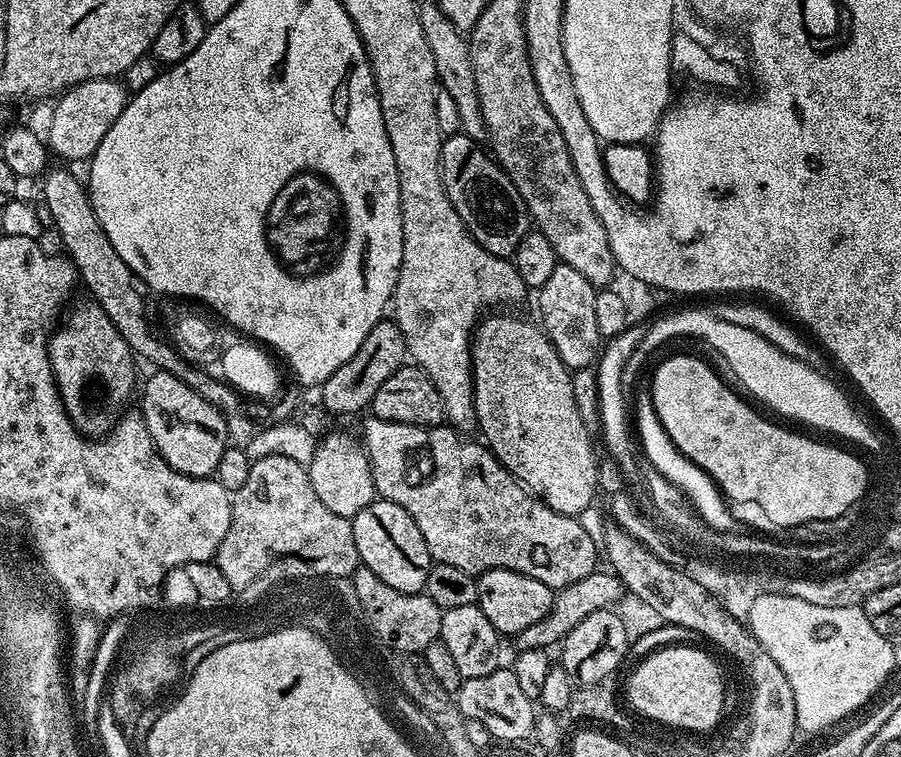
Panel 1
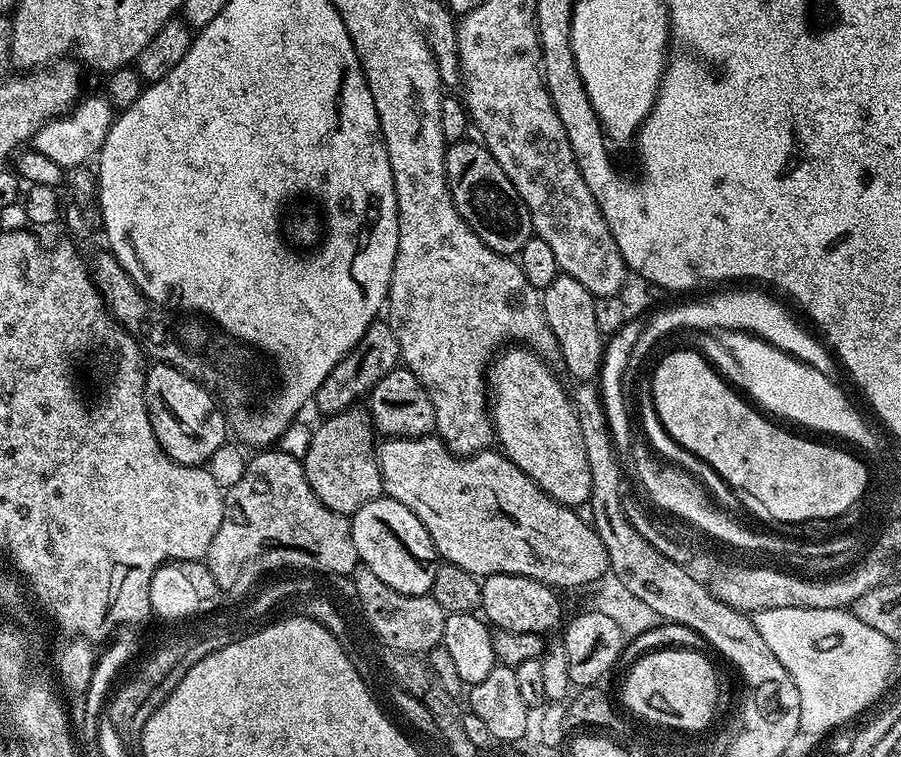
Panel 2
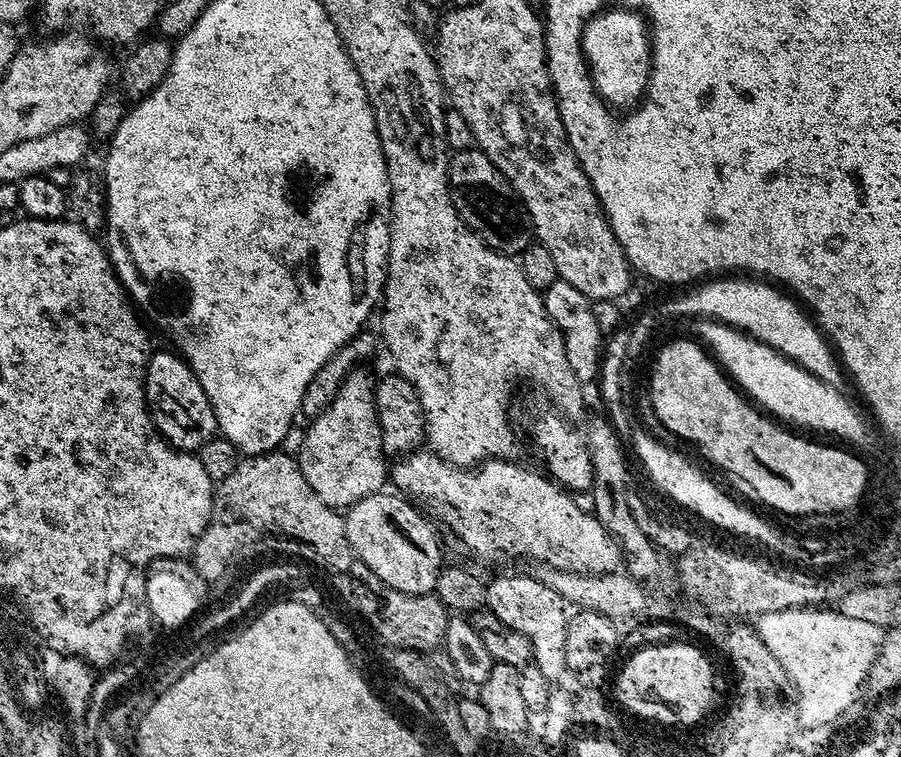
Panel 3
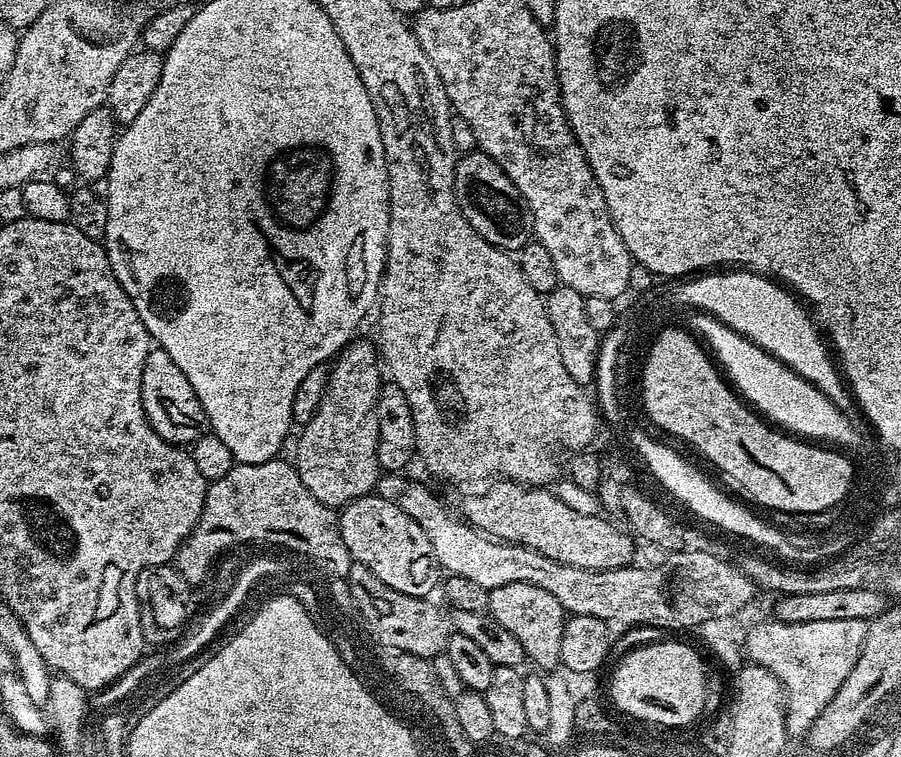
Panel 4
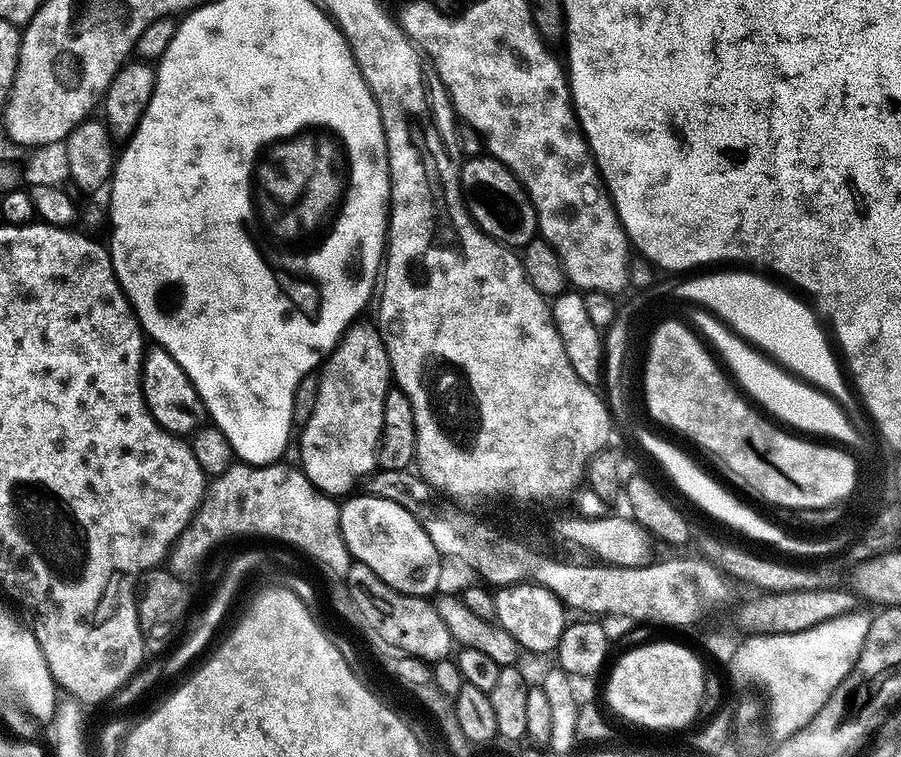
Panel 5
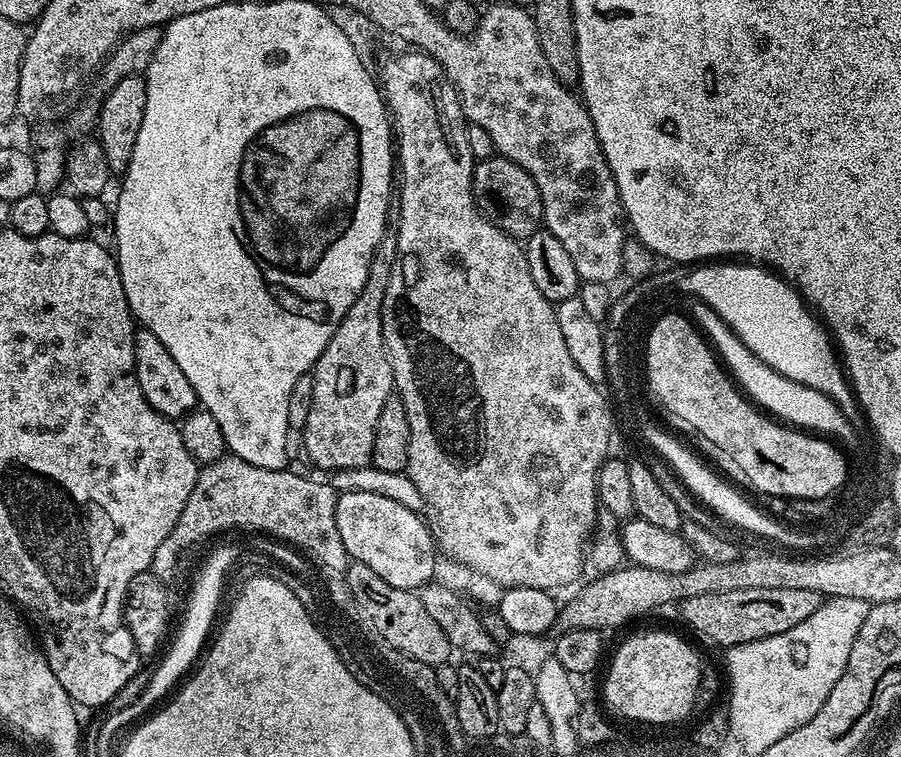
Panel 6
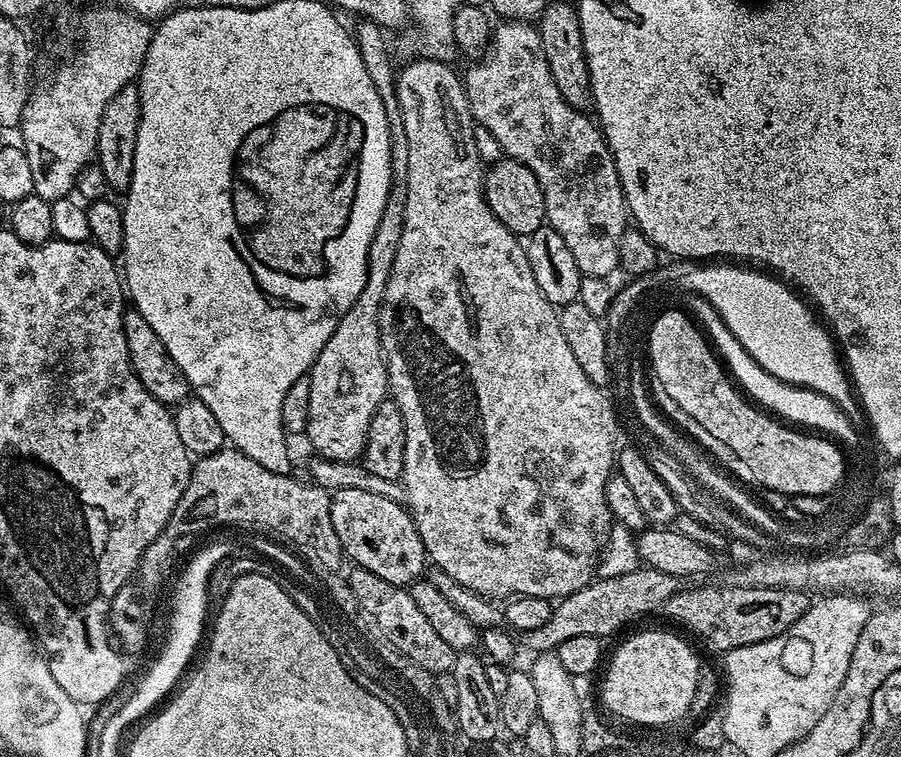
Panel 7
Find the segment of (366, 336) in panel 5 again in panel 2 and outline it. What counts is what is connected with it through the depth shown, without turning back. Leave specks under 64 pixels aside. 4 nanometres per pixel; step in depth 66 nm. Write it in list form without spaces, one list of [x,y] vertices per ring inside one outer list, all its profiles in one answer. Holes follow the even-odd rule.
[[[353,406],[336,416],[321,419],[317,428],[311,429],[312,437],[302,458],[306,482],[318,494],[318,498],[335,512],[351,517],[366,502],[385,495],[377,441],[372,441],[374,429],[367,411]]]

